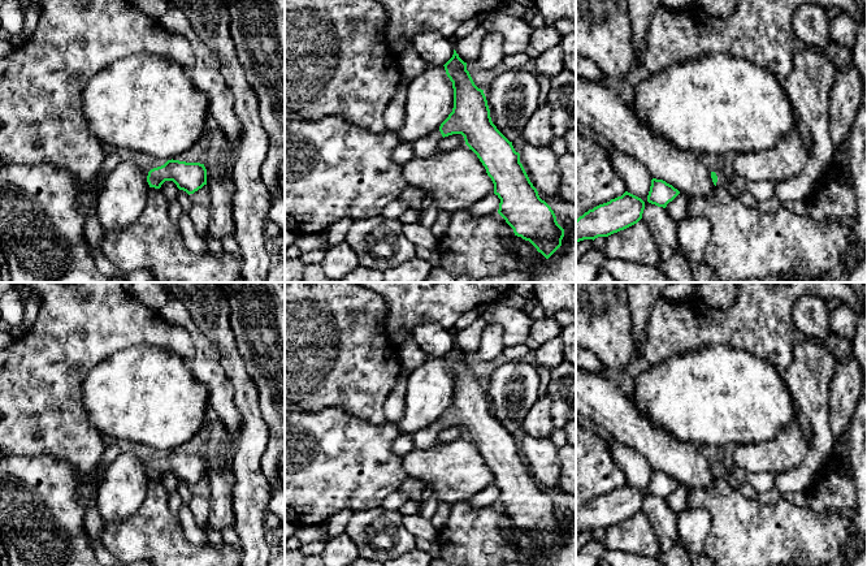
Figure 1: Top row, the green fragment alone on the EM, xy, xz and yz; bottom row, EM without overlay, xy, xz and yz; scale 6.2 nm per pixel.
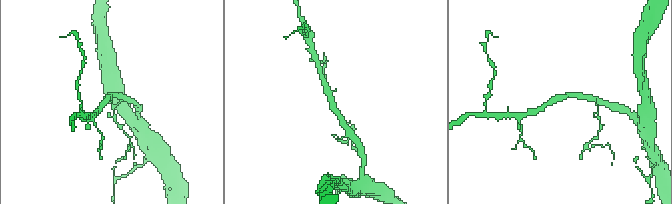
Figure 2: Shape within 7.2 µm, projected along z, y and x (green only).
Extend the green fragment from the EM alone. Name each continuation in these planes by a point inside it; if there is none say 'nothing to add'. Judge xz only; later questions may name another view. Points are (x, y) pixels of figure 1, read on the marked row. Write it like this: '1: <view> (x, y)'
1: xz (424, 147)

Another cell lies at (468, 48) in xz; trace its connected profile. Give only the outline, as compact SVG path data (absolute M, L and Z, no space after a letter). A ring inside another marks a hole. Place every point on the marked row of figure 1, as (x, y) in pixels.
M478 25L471 34L467 36L454 40L454 47L459 57L464 62L476 62L480 56L480 49L486 36L487 31L484 26Z

